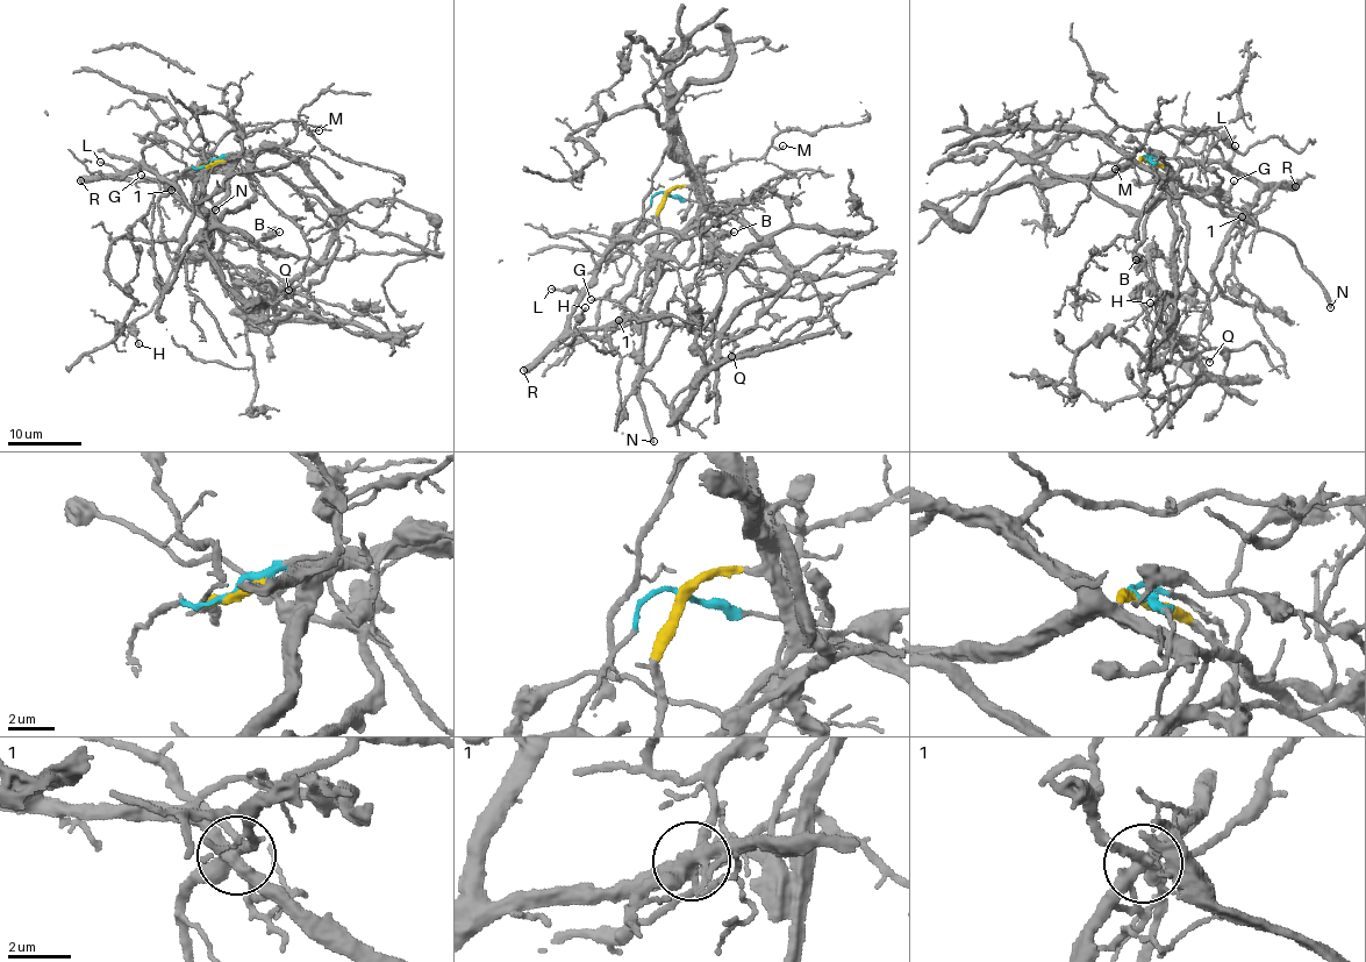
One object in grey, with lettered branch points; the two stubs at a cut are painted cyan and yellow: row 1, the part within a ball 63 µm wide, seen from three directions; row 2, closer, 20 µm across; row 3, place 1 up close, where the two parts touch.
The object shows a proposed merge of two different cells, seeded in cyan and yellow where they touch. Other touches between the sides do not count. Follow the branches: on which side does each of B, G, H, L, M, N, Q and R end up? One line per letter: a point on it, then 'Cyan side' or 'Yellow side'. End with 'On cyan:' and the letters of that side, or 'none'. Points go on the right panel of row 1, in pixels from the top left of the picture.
B: Place: (1136, 259). Cyan side
G: Place: (1234, 180). Yellow side
H: Place: (1150, 303). Yellow side
L: Place: (1235, 145). Cyan side
M: Place: (1115, 169). Yellow side
N: Place: (1330, 307). Yellow side
Q: Place: (1209, 362). Cyan side
R: Place: (1295, 186). Cyan side
On cyan: B, L, Q, R

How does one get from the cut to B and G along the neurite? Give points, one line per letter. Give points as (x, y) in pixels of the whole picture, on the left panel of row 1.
B: (206, 165), (178, 177), (176, 189), (202, 218), (228, 236), (264, 240), (279, 230)
G: (206, 165), (201, 166), (202, 172), (197, 170), (169, 180), (141, 175)

